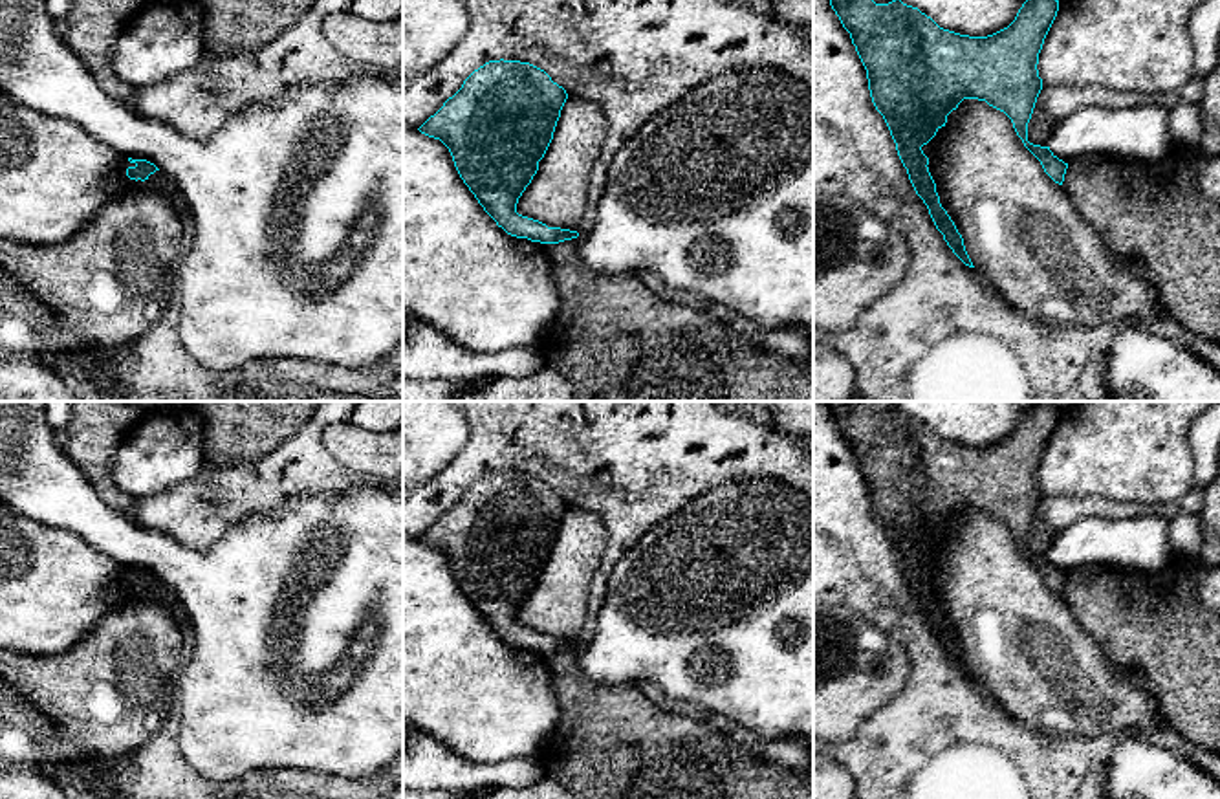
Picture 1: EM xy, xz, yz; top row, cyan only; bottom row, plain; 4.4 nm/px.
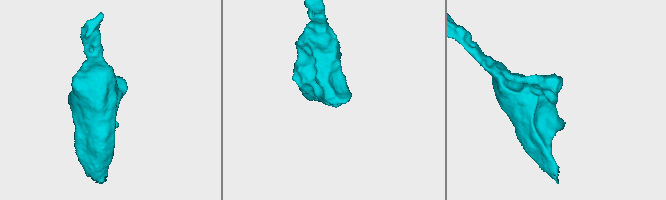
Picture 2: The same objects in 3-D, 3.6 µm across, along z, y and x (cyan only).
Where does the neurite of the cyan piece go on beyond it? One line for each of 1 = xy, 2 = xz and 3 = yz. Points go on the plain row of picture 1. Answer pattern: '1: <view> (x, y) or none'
1: none
2: none
3: none

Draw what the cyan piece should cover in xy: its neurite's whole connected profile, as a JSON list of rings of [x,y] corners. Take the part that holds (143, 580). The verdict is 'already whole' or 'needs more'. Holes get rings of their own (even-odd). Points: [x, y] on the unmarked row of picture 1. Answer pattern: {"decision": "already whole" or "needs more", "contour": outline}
{"decision": "already whole", "contour": [[[128,568],[128,572],[132,574],[128,579],[126,579],[126,586],[130,590],[148,590],[150,585],[154,585],[156,581],[159,581],[154,574],[147,572],[147,570],[132,570]]]}

